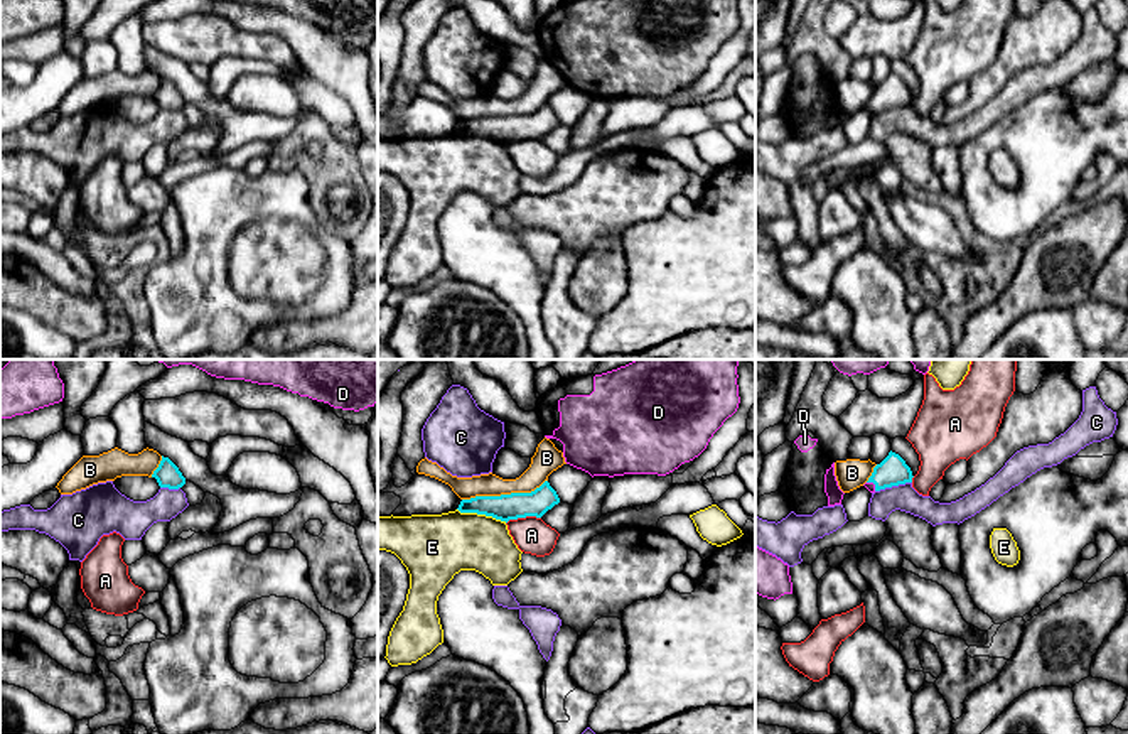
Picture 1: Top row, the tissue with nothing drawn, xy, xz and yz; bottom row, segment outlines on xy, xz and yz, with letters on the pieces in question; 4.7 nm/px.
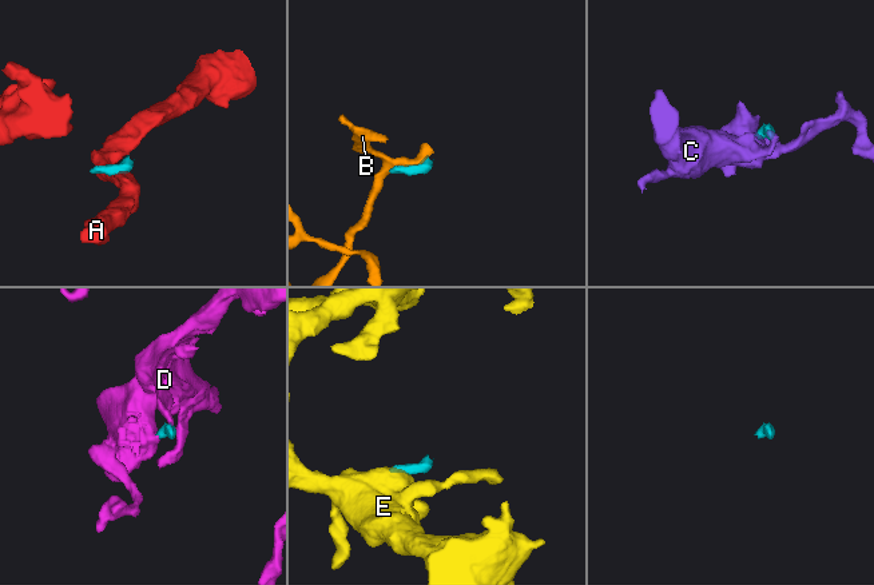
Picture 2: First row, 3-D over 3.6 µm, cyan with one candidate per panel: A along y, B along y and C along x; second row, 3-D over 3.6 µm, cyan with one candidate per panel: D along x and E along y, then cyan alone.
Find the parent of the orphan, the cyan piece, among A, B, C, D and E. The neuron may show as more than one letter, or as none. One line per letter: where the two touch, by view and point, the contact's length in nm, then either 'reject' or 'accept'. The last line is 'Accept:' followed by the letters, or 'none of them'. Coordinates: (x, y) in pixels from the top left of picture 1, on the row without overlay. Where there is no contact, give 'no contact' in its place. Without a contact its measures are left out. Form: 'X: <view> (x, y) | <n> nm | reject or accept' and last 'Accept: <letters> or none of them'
A: xz (523, 139) | 170 nm | reject
B: xz (504, 117) | 420 nm | reject
C: yz (892, 107) | 180 nm | reject
D: yz (874, 105) | 60 nm | accept
E: xz (483, 135) | 240 nm | reject
Accept: D

